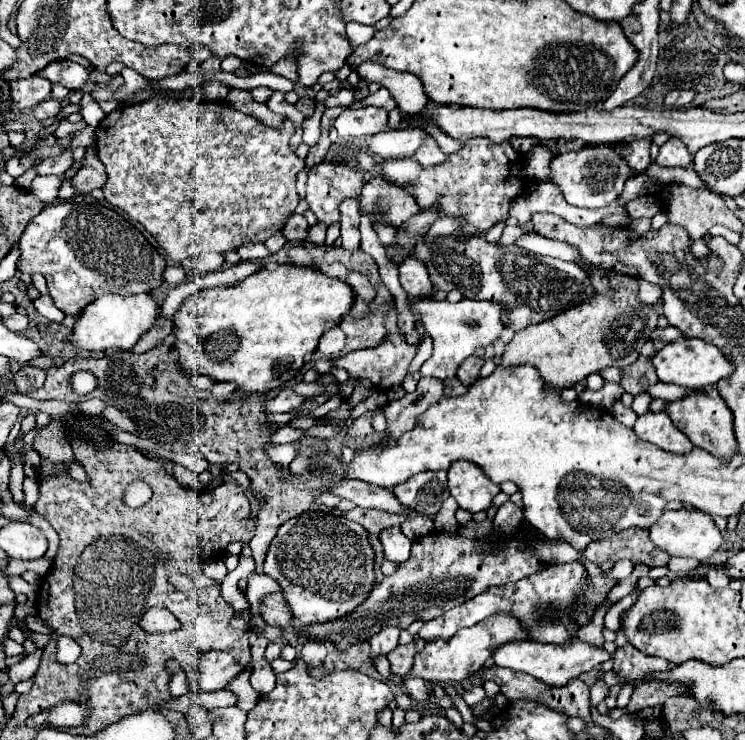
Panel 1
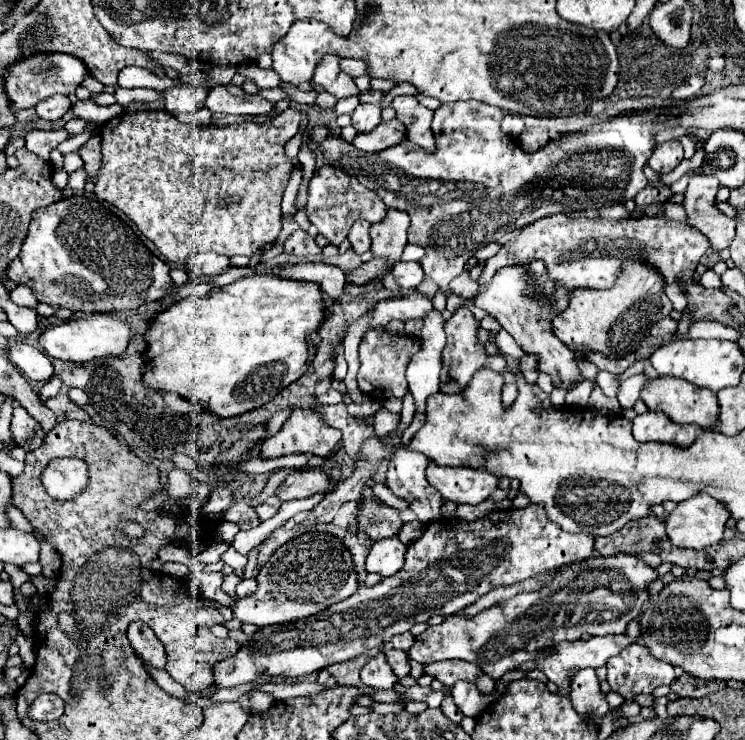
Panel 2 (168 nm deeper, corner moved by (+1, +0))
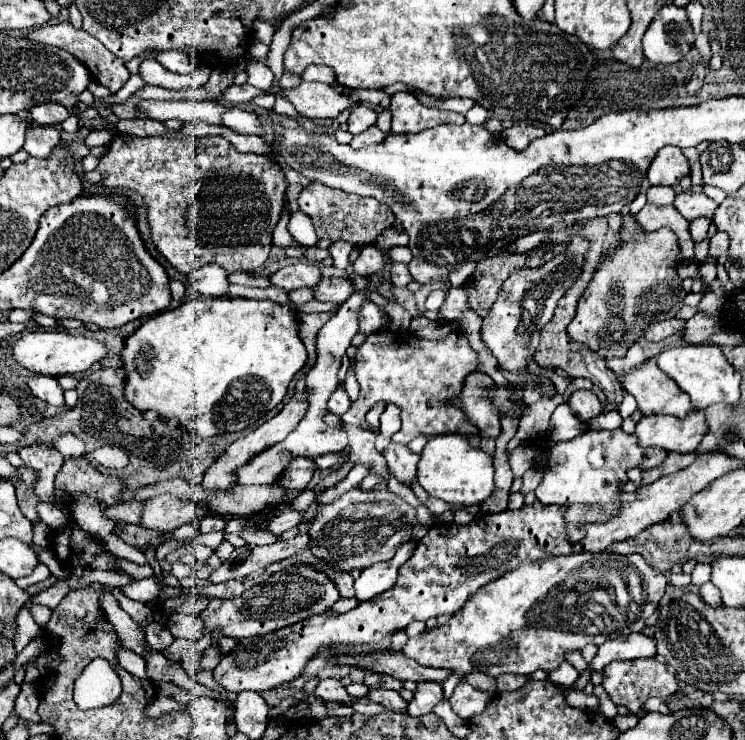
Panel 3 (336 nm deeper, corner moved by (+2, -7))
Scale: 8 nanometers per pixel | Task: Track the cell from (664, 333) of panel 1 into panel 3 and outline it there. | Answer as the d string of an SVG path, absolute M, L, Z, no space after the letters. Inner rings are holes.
M679 319L655 323L655 325L651 327L651 335L653 335L651 341L661 341L661 339L665 339L665 337L669 337L669 335L681 331L681 329L683 329L683 321L679 321Z

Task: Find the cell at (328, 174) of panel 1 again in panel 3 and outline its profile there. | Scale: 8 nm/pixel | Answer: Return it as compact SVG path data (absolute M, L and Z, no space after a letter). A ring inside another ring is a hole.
M311 183L305 187L299 195L299 209L313 221L317 237L319 239L331 239L331 241L353 241L357 245L373 243L385 229L389 229L395 223L393 211L371 197L359 197L349 195L345 191L335 191L329 187L323 187L323 183Z

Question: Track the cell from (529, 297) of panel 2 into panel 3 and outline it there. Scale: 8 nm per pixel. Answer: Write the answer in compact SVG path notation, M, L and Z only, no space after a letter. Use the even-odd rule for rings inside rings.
M589 389L575 391L575 393L569 397L567 405L573 409L573 415L575 415L581 423L585 423L585 425L589 425L591 419L595 419L597 415L601 415L601 413L605 411L603 405L601 405L601 401L599 401Z

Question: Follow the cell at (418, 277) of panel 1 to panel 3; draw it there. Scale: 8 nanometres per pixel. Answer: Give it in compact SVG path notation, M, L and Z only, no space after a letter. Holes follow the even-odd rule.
M393 263L393 265L391 265L391 281L393 281L395 287L407 285L407 283L413 281L413 279L411 279L411 273L409 273L409 269L407 269L405 263Z

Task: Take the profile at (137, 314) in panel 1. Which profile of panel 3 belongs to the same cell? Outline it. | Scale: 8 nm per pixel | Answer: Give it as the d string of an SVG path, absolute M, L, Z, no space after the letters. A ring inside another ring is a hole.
M23 331L21 337L13 345L13 359L19 367L27 369L33 375L75 375L87 371L93 363L107 355L105 343L85 337L85 335L69 335L69 333L51 333L51 331Z

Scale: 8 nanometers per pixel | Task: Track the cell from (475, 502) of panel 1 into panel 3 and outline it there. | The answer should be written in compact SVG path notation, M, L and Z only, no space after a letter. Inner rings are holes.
M449 433L431 437L419 457L421 459L417 463L417 481L431 497L443 499L451 505L469 507L481 505L493 493L493 457L479 447L471 447L465 435Z

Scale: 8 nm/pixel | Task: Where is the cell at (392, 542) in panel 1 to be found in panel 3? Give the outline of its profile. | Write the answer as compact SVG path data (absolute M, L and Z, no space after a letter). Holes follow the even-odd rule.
M409 541L407 545L403 545L395 557L391 561L385 561L385 563L375 563L367 569L361 571L361 575L355 579L355 599L359 603L363 601L369 601L373 599L375 595L381 595L383 591L391 589L395 585L395 579L397 579L397 569L413 555L417 543Z

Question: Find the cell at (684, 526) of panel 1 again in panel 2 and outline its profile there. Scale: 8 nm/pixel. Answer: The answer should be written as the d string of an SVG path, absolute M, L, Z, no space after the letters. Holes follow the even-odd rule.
M708 494L680 502L664 520L666 534L676 548L704 550L722 540L728 510Z

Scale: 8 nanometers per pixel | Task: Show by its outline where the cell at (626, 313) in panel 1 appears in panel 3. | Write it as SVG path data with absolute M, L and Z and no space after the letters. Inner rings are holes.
M623 215L619 249L607 253L585 293L579 299L577 315L569 325L571 339L591 347L601 357L623 357L625 351L643 337L643 331L657 321L673 319L683 307L687 291L675 267L681 259L677 235L671 229L645 231L635 215Z

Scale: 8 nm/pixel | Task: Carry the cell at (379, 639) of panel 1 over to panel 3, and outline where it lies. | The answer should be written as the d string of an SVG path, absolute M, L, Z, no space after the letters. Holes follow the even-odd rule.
M371 689L369 699L383 705L385 709L389 709L393 713L405 713L407 705L409 705L405 699L401 699L401 695L397 691L387 691L387 689Z

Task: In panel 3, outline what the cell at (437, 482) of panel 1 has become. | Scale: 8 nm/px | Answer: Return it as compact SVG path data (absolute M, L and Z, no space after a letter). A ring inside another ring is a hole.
M391 443L385 447L383 457L387 459L389 473L397 475L397 479L403 481L405 485L411 485L411 481L415 479L415 473L417 473L419 455L415 455L407 445Z

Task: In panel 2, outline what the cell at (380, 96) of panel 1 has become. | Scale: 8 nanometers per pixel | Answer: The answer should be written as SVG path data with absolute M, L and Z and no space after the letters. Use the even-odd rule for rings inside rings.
M396 96L392 100L396 118L408 128L408 140L426 152L436 150L436 140L432 134L432 110L422 106L414 96Z

